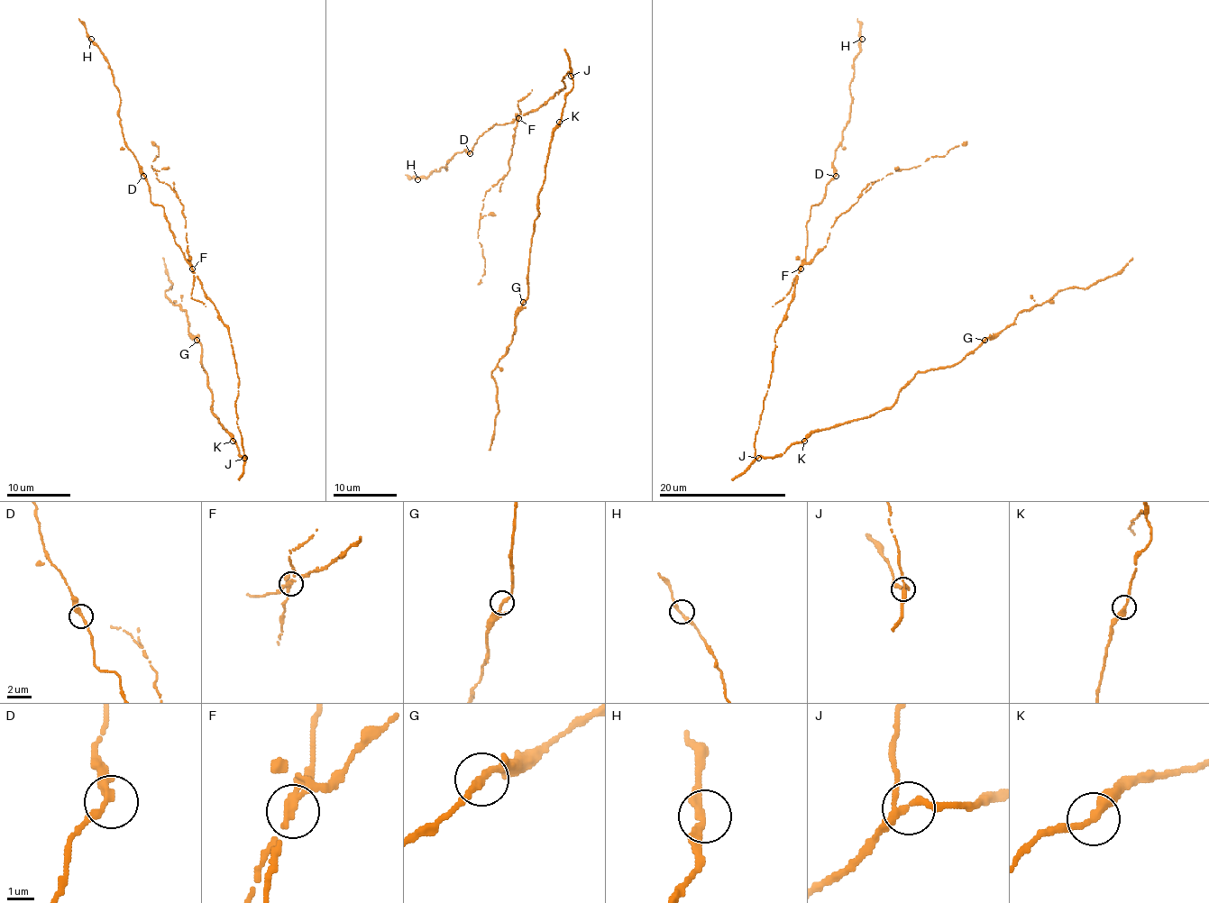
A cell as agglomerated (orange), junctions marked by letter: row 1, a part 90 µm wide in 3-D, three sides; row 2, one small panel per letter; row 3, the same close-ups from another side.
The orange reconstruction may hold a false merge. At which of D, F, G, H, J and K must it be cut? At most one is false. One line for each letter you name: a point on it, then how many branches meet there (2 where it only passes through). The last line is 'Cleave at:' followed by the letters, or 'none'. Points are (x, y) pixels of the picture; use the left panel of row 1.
F: Place: (192, 269). Branches: 3
Cleave at: F

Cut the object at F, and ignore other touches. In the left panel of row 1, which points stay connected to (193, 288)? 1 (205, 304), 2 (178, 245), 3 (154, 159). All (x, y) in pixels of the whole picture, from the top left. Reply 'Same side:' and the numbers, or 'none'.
Same side: 1, 3

